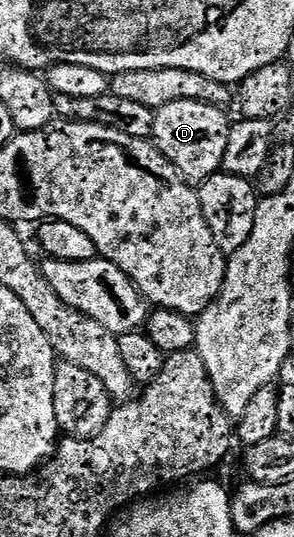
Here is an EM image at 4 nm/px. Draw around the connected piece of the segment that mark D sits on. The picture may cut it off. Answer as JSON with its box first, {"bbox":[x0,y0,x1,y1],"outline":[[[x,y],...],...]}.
{"bbox":[152,100,231,184],"outline":[[[175,100],[156,107],[153,116],[152,141],[157,141],[161,154],[189,182],[200,184],[222,169],[227,150],[231,119],[220,106],[197,100]]]}

